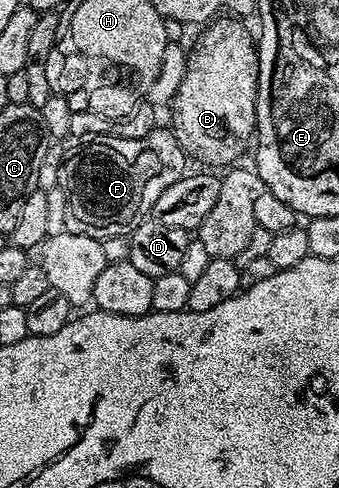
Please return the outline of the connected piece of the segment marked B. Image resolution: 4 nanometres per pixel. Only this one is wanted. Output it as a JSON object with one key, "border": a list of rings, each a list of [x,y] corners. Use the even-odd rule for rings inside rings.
{"border":[[[219,16],[206,23],[195,42],[195,47],[187,54],[187,71],[175,98],[169,103],[172,127],[188,159],[204,162],[204,167],[230,167],[243,153],[248,153],[255,133],[255,109],[259,91],[259,52],[253,41],[253,34],[242,26],[235,16]]]}

